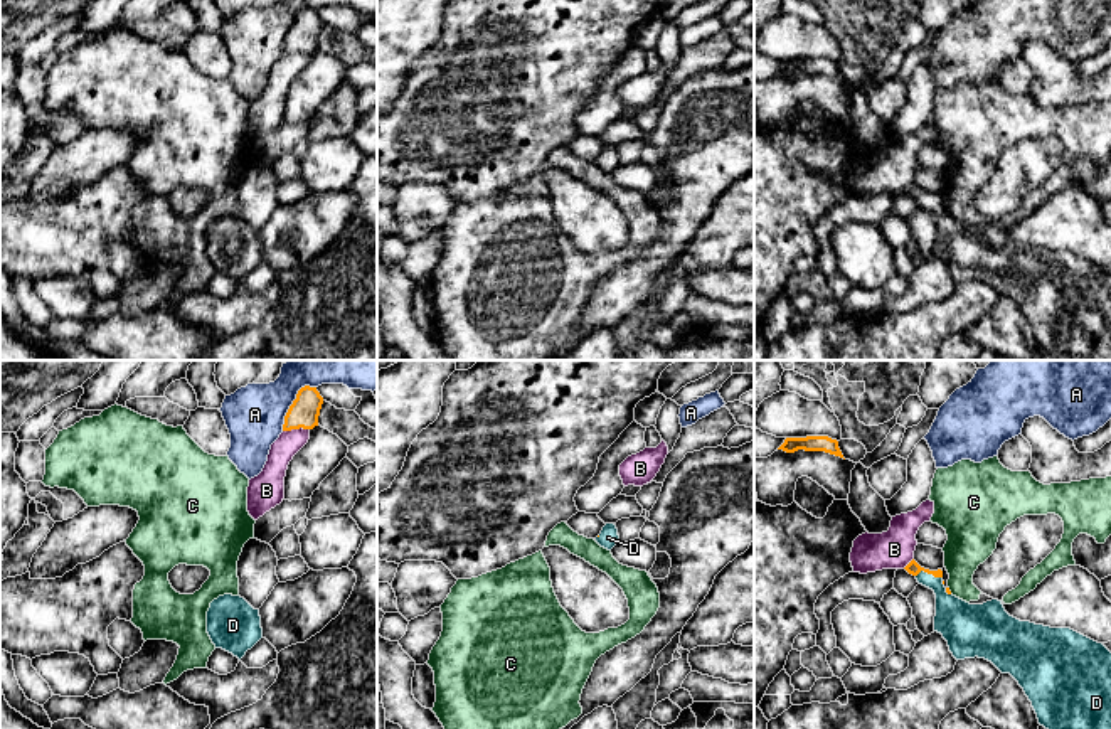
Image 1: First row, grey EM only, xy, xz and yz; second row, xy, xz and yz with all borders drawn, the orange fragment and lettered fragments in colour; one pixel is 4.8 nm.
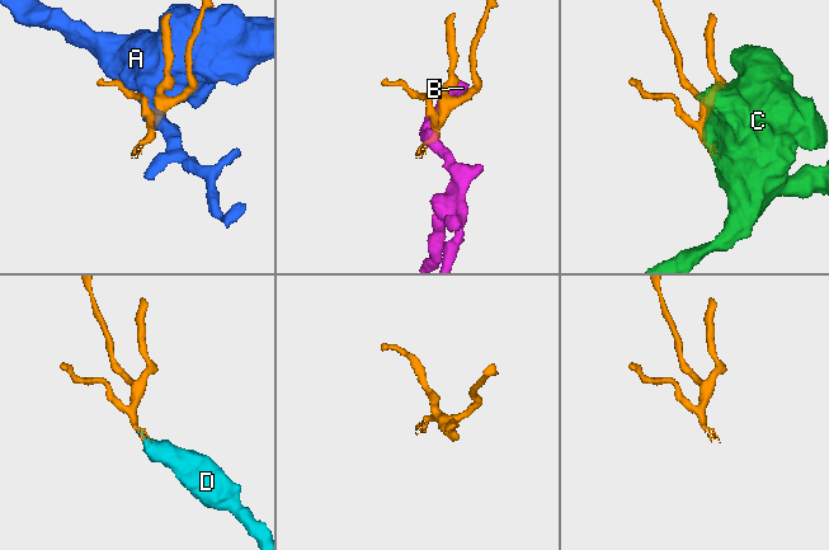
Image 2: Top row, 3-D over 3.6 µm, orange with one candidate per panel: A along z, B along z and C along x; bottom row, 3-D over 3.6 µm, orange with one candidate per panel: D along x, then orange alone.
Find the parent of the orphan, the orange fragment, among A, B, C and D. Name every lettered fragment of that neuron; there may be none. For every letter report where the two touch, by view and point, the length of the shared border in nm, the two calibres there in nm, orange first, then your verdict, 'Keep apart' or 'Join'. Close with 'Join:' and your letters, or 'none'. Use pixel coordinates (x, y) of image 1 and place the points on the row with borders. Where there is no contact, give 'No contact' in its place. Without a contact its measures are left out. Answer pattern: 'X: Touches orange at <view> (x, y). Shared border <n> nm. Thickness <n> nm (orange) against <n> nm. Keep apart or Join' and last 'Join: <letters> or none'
A: Touches orange at xy (293, 403). Shared border 280 nm. Thickness 140 nm (orange) against 280 nm. Keep apart
B: Touches orange at xy (295, 428). Shared border 130 nm. Thickness 140 nm (orange) against 120 nm. Keep apart
C: Touches orange at yz (948, 590). Shared border 40 nm. Thickness 20 nm (orange) against 220 nm. Keep apart
D: Touches orange at yz (930, 573). Shared border 130 nm. Thickness 70 nm (orange) against 190 nm. Join
Join: D

